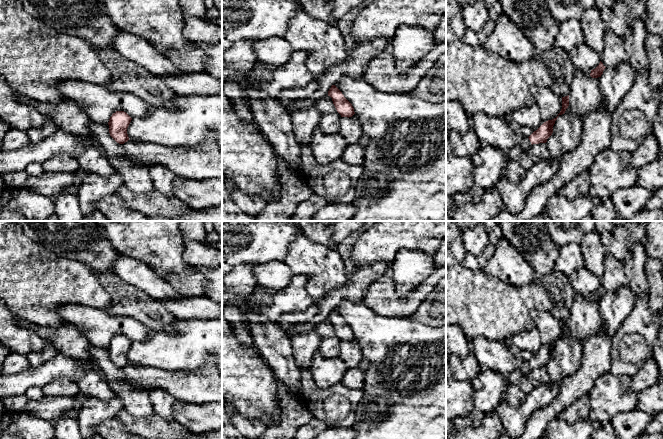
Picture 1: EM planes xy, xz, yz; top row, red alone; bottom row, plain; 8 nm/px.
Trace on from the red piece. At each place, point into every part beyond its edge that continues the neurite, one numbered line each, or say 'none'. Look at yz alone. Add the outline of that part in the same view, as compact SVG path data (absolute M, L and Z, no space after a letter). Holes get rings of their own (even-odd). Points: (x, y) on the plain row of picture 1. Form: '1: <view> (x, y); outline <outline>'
1: yz (495, 355); outline M476 338L471 341L471 353L483 368L501 372L508 377L514 370L527 375L532 369L529 362L516 357L508 349L507 342Z

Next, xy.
none

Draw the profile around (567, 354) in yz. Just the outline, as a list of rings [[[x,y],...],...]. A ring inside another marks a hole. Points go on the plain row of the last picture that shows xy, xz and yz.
[[[569,332],[559,339],[553,350],[553,357],[547,363],[551,384],[565,380],[579,368],[583,356],[584,341],[576,340]]]

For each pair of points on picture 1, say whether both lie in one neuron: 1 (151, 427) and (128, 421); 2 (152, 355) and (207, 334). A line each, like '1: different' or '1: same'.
1: same
2: same

